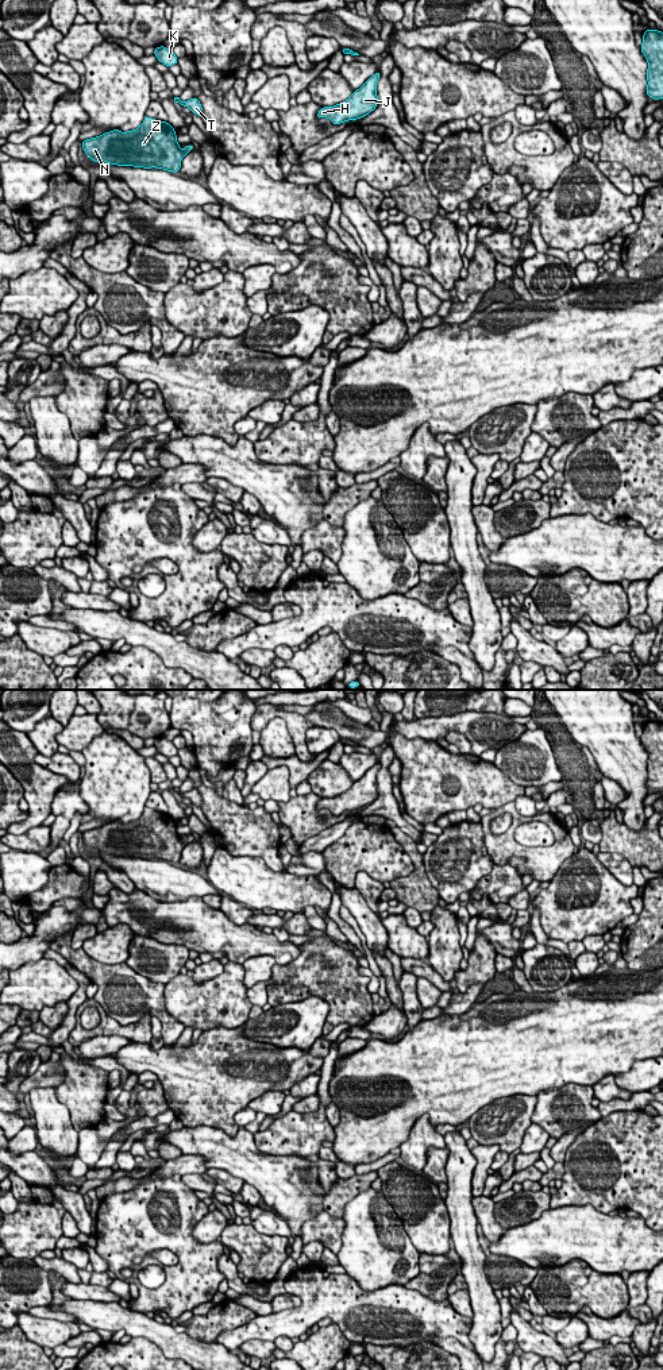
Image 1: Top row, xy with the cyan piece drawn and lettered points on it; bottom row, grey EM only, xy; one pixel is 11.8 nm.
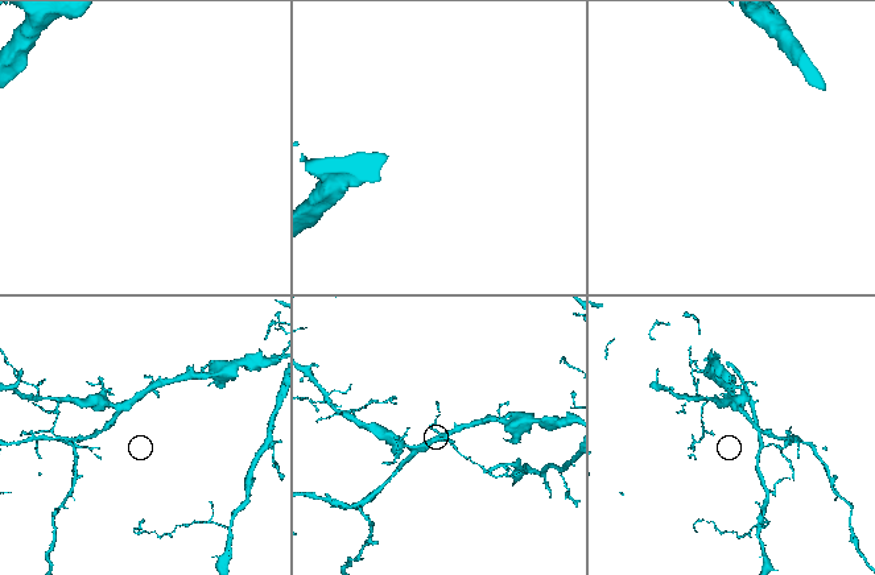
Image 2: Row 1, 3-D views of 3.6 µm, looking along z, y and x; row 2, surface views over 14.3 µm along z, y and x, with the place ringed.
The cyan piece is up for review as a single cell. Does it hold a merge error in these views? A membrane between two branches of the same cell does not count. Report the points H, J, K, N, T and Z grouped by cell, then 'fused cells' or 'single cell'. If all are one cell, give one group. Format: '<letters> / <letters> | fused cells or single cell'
H J K N T Z | single cell

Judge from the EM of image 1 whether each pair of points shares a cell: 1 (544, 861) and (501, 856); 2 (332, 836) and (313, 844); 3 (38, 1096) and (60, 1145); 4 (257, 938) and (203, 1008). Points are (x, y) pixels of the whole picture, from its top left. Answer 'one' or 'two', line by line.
1: one
2: one
3: one
4: two

